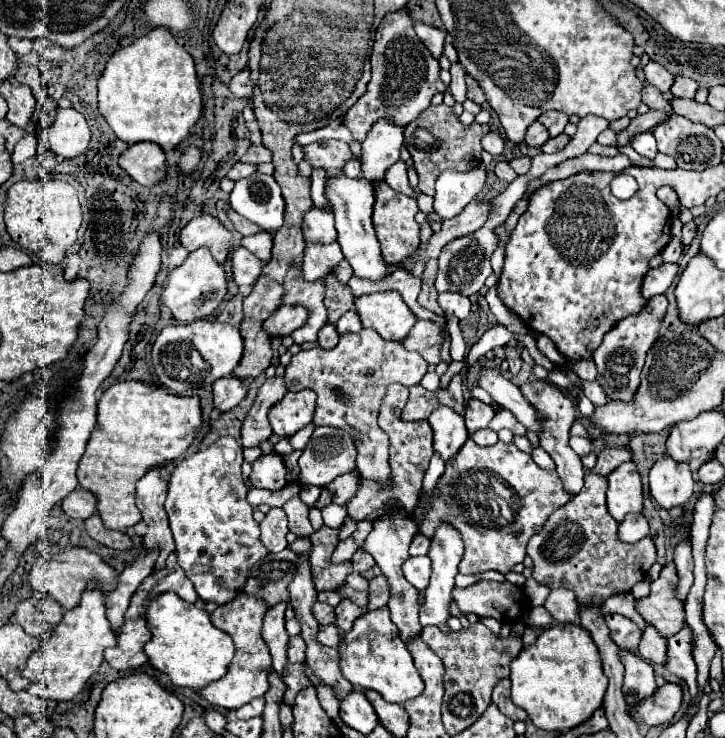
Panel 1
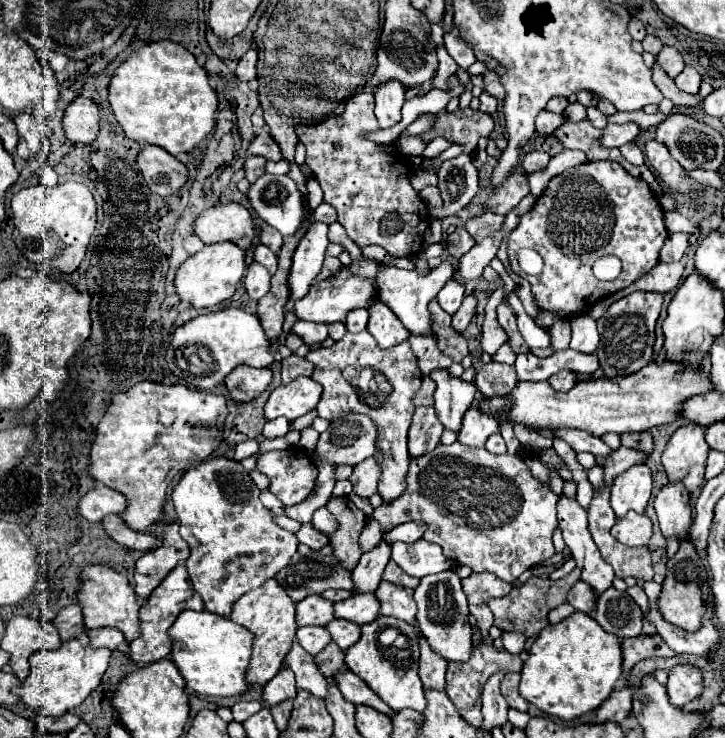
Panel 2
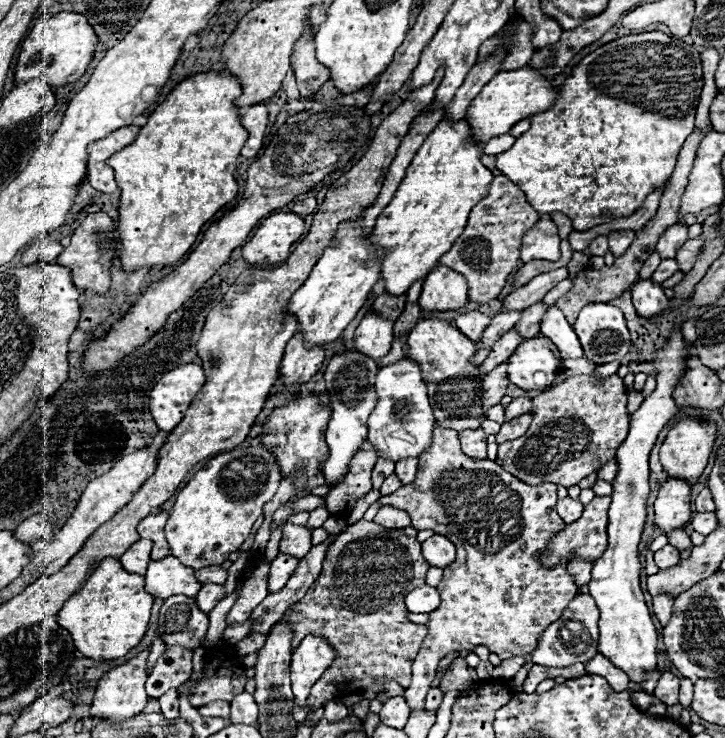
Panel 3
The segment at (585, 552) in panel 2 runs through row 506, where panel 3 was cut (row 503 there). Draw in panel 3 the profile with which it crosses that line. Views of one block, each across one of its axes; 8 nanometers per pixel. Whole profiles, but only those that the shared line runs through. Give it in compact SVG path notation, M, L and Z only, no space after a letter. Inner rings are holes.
M566 496L566 498L558 500L556 510L558 510L560 518L562 518L566 524L570 524L570 522L574 522L574 520L580 518L584 506L582 506L582 502L580 502L578 498L570 498L570 496Z

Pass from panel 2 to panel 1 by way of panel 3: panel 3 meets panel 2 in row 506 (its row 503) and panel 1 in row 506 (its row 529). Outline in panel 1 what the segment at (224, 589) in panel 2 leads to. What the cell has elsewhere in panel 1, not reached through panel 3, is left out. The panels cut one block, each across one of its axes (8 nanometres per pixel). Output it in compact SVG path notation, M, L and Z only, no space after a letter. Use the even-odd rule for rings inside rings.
M220 438L206 450L200 450L184 460L180 460L168 480L168 498L166 512L170 520L170 528L176 540L176 556L178 564L184 568L188 580L194 584L200 602L208 604L226 604L234 600L244 590L244 580L252 564L260 562L268 550L260 540L260 524L252 516L252 506L246 500L248 486L242 480L242 446L232 438Z

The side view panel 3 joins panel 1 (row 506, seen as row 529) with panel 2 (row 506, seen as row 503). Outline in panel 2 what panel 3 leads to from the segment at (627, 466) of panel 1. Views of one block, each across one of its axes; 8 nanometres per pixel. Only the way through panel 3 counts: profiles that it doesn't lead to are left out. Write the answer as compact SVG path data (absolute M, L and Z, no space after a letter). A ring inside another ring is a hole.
M646 464L632 466L618 474L610 488L610 506L620 518L628 510L642 514L652 494L652 470Z

